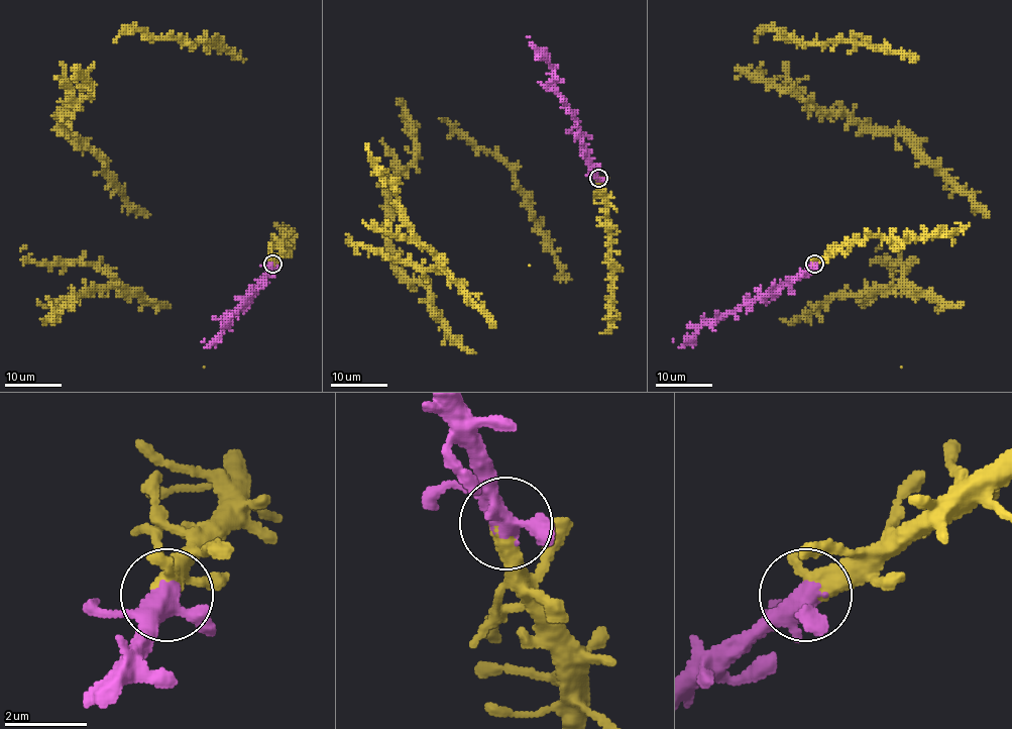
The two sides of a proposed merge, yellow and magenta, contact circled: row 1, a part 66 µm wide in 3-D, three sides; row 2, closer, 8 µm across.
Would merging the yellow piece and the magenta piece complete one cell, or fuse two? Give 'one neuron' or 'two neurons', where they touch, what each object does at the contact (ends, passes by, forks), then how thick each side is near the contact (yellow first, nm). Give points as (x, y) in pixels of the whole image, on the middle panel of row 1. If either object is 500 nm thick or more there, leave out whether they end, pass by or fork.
one neuron; at (598, 178); yellow passes by; magenta forks there; 380 nm thick on the yellow side, 340 nm on the other

